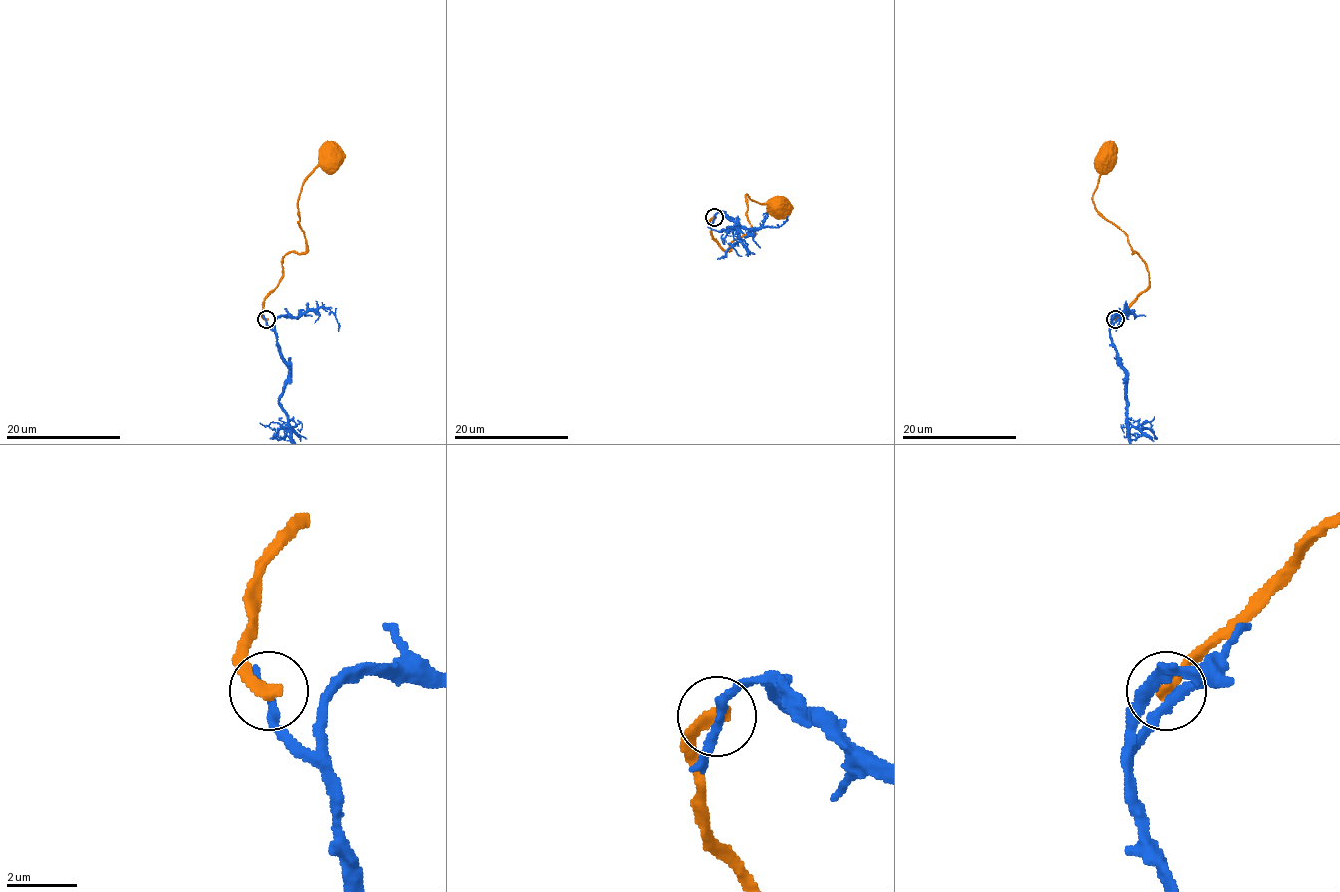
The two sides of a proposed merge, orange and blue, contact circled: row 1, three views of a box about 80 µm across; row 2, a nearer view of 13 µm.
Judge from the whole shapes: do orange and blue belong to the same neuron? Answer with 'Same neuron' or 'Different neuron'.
Different neuron

